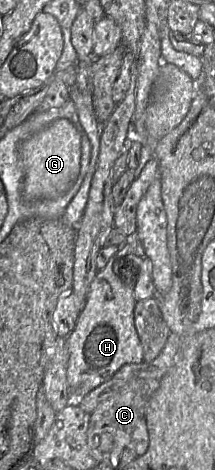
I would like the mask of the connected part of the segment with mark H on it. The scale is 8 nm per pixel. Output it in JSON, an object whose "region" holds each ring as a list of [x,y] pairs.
{"region":[[[137,232],[134,236],[128,237],[128,240],[119,248],[119,253],[116,257],[112,256],[106,266],[96,274],[90,285],[76,327],[66,337],[69,351],[67,382],[75,399],[88,394],[99,385],[107,382],[122,366],[144,361],[143,346],[134,323],[134,309],[137,302],[135,287],[139,278],[140,265],[129,259],[119,266],[119,263],[125,260],[124,258],[128,255],[145,257],[143,245],[137,238]]]}

